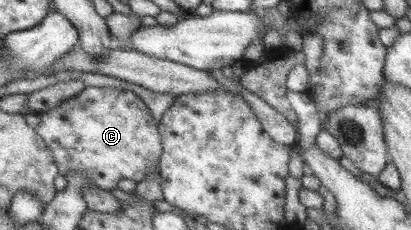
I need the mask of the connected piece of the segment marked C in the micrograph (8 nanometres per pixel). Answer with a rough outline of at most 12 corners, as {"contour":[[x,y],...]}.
{"contour":[[84,86],[39,116],[59,175],[110,190],[158,170],[133,91]]}

